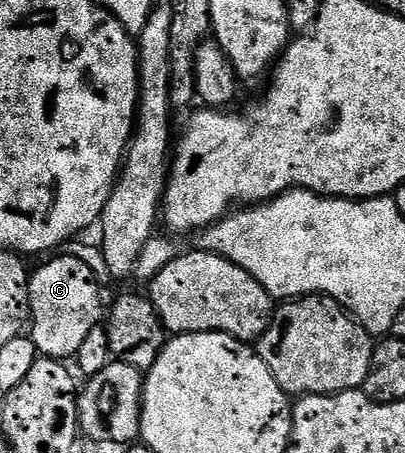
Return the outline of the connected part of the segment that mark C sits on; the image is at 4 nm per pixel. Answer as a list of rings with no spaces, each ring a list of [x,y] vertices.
[[[63,255],[63,257],[53,257],[54,256],[51,256],[49,258],[51,261],[48,262],[47,265],[40,266],[38,270],[35,268],[30,274],[30,320],[28,322],[28,336],[36,343],[36,347],[38,348],[38,352],[41,356],[53,357],[56,361],[65,362],[67,360],[66,357],[70,357],[70,359],[77,358],[80,346],[84,343],[85,337],[94,329],[99,328],[100,322],[104,317],[104,305],[102,309],[102,289],[98,286],[101,285],[99,278],[94,276],[92,267],[88,267],[88,263],[84,263],[80,259],[76,259],[75,257],[69,255]]]

